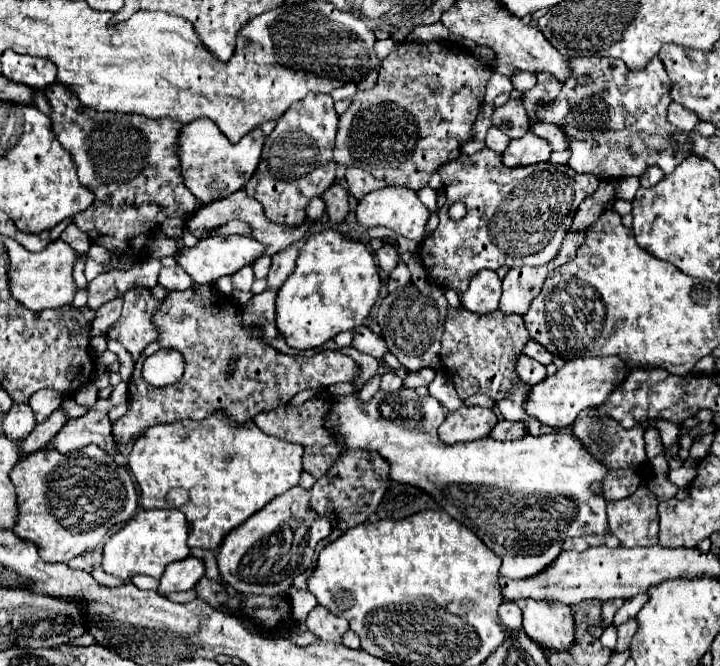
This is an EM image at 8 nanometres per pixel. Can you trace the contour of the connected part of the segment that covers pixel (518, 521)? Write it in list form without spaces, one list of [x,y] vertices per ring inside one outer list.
[[[400,388],[398,392],[384,392],[384,390],[378,390],[368,402],[360,400],[358,394],[348,394],[348,396],[334,396],[332,398],[332,404],[328,408],[328,414],[324,418],[324,428],[328,428],[328,432],[338,440],[338,444],[342,446],[342,454],[348,452],[348,450],[370,450],[370,452],[378,452],[384,460],[388,460],[390,464],[390,480],[392,482],[400,482],[400,484],[410,484],[410,486],[416,486],[424,492],[428,492],[430,496],[434,496],[436,504],[442,506],[444,512],[448,512],[452,518],[456,518],[458,522],[462,522],[466,528],[470,528],[476,536],[480,536],[480,540],[492,550],[496,552],[500,558],[502,558],[502,568],[500,568],[500,576],[506,576],[506,578],[524,579],[536,575],[536,572],[542,572],[548,564],[552,564],[552,560],[556,560],[556,556],[562,552],[562,544],[564,540],[568,538],[568,528],[586,528],[588,534],[596,534],[596,536],[606,536],[610,534],[610,528],[608,528],[608,518],[606,518],[606,500],[604,496],[596,496],[592,494],[590,490],[590,484],[592,482],[602,482],[606,478],[606,466],[594,458],[590,458],[590,454],[584,450],[584,446],[580,444],[580,440],[572,434],[566,434],[562,430],[554,430],[546,436],[526,436],[522,440],[514,440],[514,442],[500,442],[500,440],[492,440],[492,438],[480,438],[480,440],[474,440],[474,442],[466,442],[466,444],[454,444],[454,446],[448,446],[444,444],[440,438],[438,438],[438,426],[442,424],[444,420],[444,408],[442,404],[432,398],[432,396],[418,396],[414,390],[408,390],[408,388]]]

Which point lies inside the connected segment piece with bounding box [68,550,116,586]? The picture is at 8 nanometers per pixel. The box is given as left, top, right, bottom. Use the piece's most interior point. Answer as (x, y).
(90, 561)

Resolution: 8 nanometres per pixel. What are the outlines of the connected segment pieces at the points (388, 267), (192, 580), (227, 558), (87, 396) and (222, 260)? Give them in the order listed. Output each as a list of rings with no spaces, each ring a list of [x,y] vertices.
[[[382,246],[380,250],[376,250],[376,258],[378,258],[378,266],[390,274],[396,266],[398,266],[398,252],[392,246]]]
[[[188,556],[180,562],[172,562],[172,564],[168,564],[164,576],[160,578],[158,592],[168,594],[168,592],[176,592],[176,590],[190,590],[196,586],[200,576],[204,576],[202,560]]]
[[[296,486],[228,532],[216,556],[220,578],[246,594],[288,594],[292,580],[310,566],[316,544],[330,532],[332,524],[310,508],[310,492]]]
[[[88,384],[88,386],[80,388],[80,392],[76,392],[74,400],[78,404],[82,404],[82,406],[90,406],[92,408],[96,404],[96,396],[98,396],[98,388],[94,384]]]
[[[212,236],[200,240],[194,248],[184,248],[176,258],[178,264],[192,276],[196,284],[214,284],[220,276],[230,276],[244,266],[252,266],[264,254],[264,244],[252,236]]]

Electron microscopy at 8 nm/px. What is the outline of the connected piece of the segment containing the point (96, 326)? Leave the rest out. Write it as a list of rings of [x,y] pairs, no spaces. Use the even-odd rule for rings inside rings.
[[[116,298],[116,300],[104,304],[96,312],[96,318],[92,320],[92,338],[104,336],[106,330],[120,318],[120,312],[122,312],[122,298]]]

